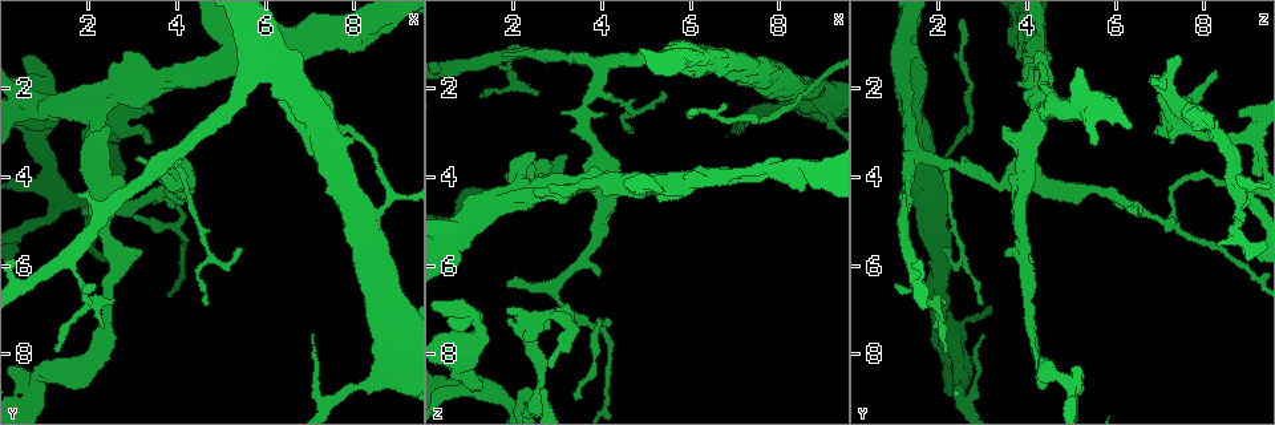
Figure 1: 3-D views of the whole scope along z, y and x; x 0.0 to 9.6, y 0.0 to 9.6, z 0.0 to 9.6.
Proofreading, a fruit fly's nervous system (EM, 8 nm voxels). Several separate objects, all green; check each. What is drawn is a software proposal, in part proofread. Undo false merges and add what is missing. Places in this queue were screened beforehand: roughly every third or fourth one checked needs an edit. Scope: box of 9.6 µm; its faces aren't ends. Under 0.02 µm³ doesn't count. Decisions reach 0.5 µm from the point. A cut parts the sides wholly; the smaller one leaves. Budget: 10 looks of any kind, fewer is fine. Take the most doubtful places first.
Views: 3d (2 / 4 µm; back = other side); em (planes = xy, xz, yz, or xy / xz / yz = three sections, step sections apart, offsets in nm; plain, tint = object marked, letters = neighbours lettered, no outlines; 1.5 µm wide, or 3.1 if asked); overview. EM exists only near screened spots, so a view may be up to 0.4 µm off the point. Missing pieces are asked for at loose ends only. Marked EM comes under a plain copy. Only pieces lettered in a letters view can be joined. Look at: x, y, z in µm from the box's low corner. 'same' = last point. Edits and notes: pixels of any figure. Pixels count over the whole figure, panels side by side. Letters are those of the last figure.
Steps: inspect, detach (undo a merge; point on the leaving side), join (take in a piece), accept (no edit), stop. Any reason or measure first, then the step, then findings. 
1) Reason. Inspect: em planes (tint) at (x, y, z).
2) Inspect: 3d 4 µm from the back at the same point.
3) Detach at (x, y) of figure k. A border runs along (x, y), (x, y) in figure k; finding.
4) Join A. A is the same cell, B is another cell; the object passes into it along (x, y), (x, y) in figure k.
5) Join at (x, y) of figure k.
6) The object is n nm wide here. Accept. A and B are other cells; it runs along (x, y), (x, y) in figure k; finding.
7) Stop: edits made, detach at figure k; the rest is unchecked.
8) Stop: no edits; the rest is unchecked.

Abrupt turn. Inspect: em planes (letters) at (3.30, 2.50, 7.35).

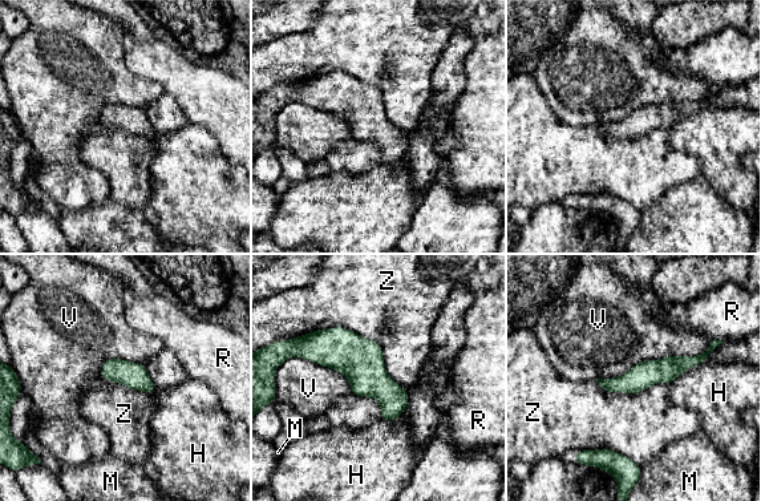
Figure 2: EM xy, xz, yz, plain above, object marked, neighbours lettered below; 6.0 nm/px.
The object is 160 nm wide here. Accept. H, M, R, V and Z are other cells; one cell here.

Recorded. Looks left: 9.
Three arms meet. Inspect: em xz step 4 (tint) at (0.75, 8.70, 5.05).

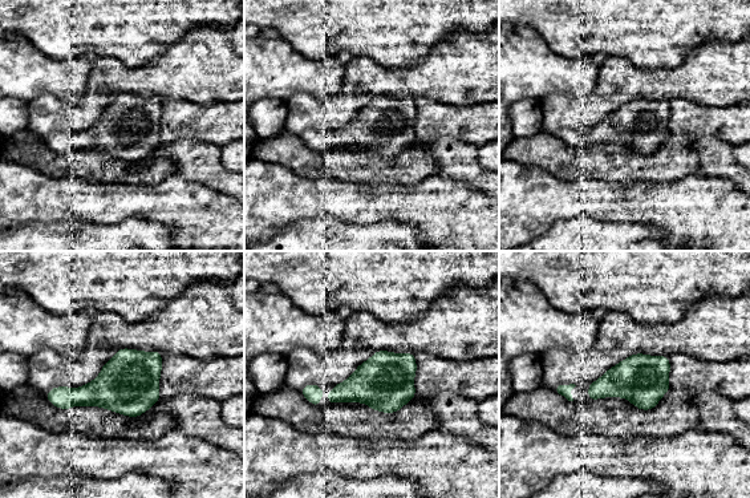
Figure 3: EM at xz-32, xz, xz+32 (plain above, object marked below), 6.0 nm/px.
Cut it another way. Inspect: em planes (letters) at the same point.

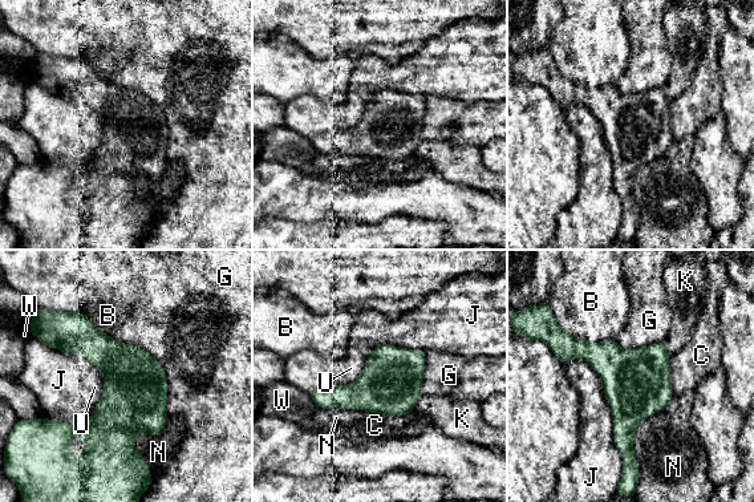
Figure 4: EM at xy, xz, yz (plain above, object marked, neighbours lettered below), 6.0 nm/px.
The object is 360 nm wide here. Accept. B, C, G, J, K, N, U and W are other cells; a border runs along (365, 360), (356, 379), (337, 385) in figure 4; one cell here.

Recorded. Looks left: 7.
Small branch off a trunk. Inspect: em planes (letters) at (8.45, 4.95, 2.05).

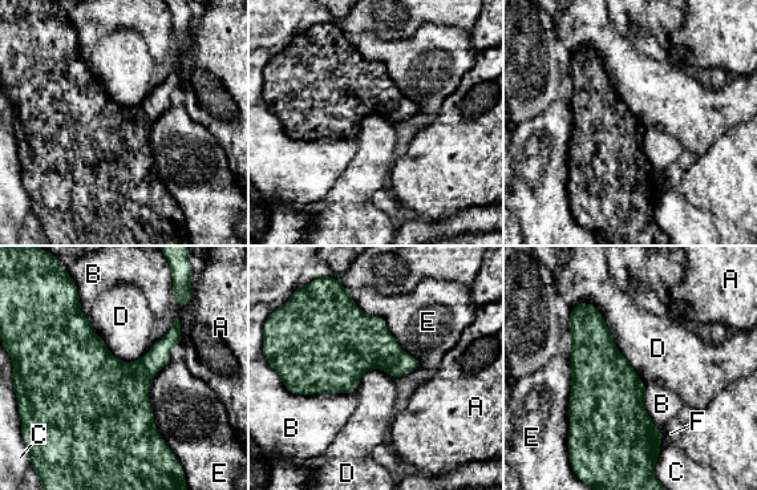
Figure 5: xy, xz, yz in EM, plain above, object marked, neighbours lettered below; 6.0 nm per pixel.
Accept. A, B, C, D, E and F are other cells; a border runs along (85, 315), (114, 356), (148, 353) in figure 5; one cell here.

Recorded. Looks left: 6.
Thin end. Inspect: em xz step 4 (letters) at (5.40, 5.70, 2.15).

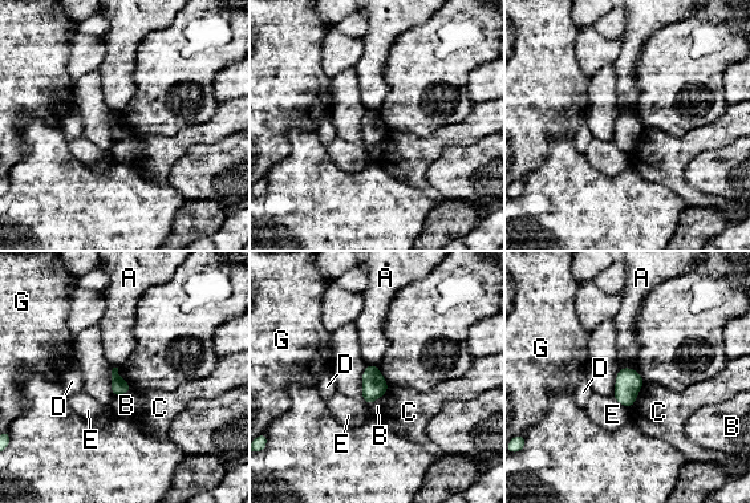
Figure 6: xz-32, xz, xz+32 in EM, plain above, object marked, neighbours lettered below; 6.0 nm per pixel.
Accept. A, B, C, D, E and G are other cells; a border runs along (636, 369), (621, 368), (619, 370) in figure 6; no lettered piece goes on from it.

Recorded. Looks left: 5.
Stop: no edits; the rest is unchecked.

